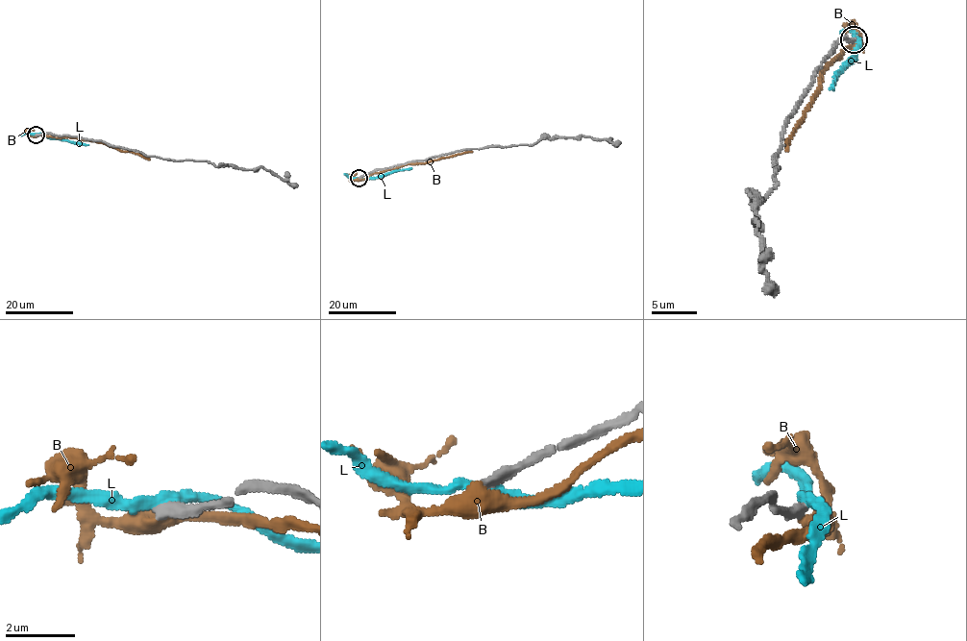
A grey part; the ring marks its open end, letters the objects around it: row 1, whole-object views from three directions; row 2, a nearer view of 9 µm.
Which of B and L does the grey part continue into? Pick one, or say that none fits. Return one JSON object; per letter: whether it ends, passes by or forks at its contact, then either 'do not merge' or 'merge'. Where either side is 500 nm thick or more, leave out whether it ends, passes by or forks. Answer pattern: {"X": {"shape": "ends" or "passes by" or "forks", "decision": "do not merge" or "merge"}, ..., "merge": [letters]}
{"B": {"shape": "passes by", "decision": "do not merge"}, "L": {"shape": "passes by", "decision": "do not merge"}, "merge": []}

